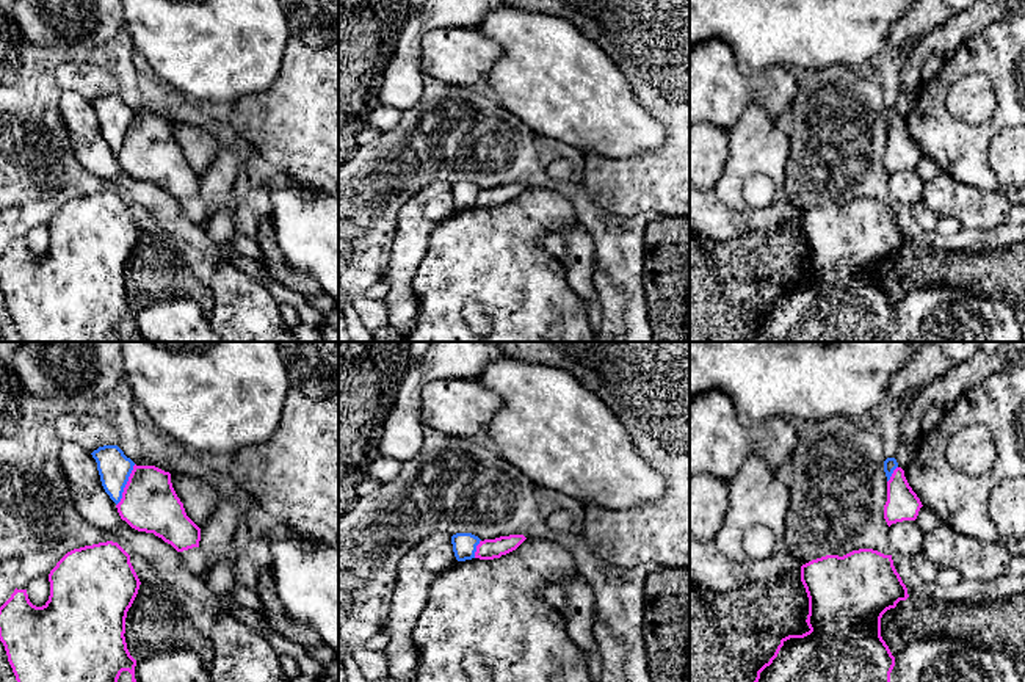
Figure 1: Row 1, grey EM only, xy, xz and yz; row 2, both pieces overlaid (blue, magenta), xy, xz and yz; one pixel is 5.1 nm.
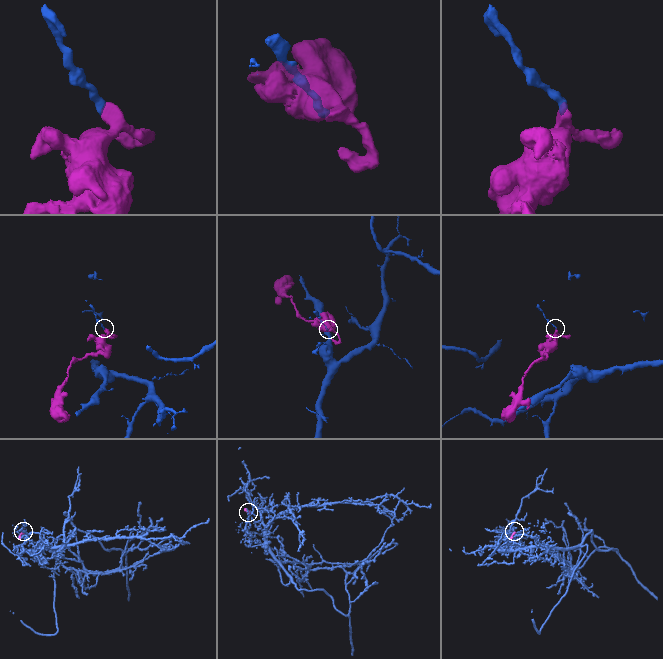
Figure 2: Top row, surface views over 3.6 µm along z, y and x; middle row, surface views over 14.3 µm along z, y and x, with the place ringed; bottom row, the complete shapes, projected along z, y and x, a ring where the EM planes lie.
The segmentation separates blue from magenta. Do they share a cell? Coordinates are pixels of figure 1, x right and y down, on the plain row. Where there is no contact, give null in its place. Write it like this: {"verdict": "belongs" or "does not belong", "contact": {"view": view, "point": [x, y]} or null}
{"verdict": "does not belong", "contact": {"view": "xy", "point": [126, 132]}}

